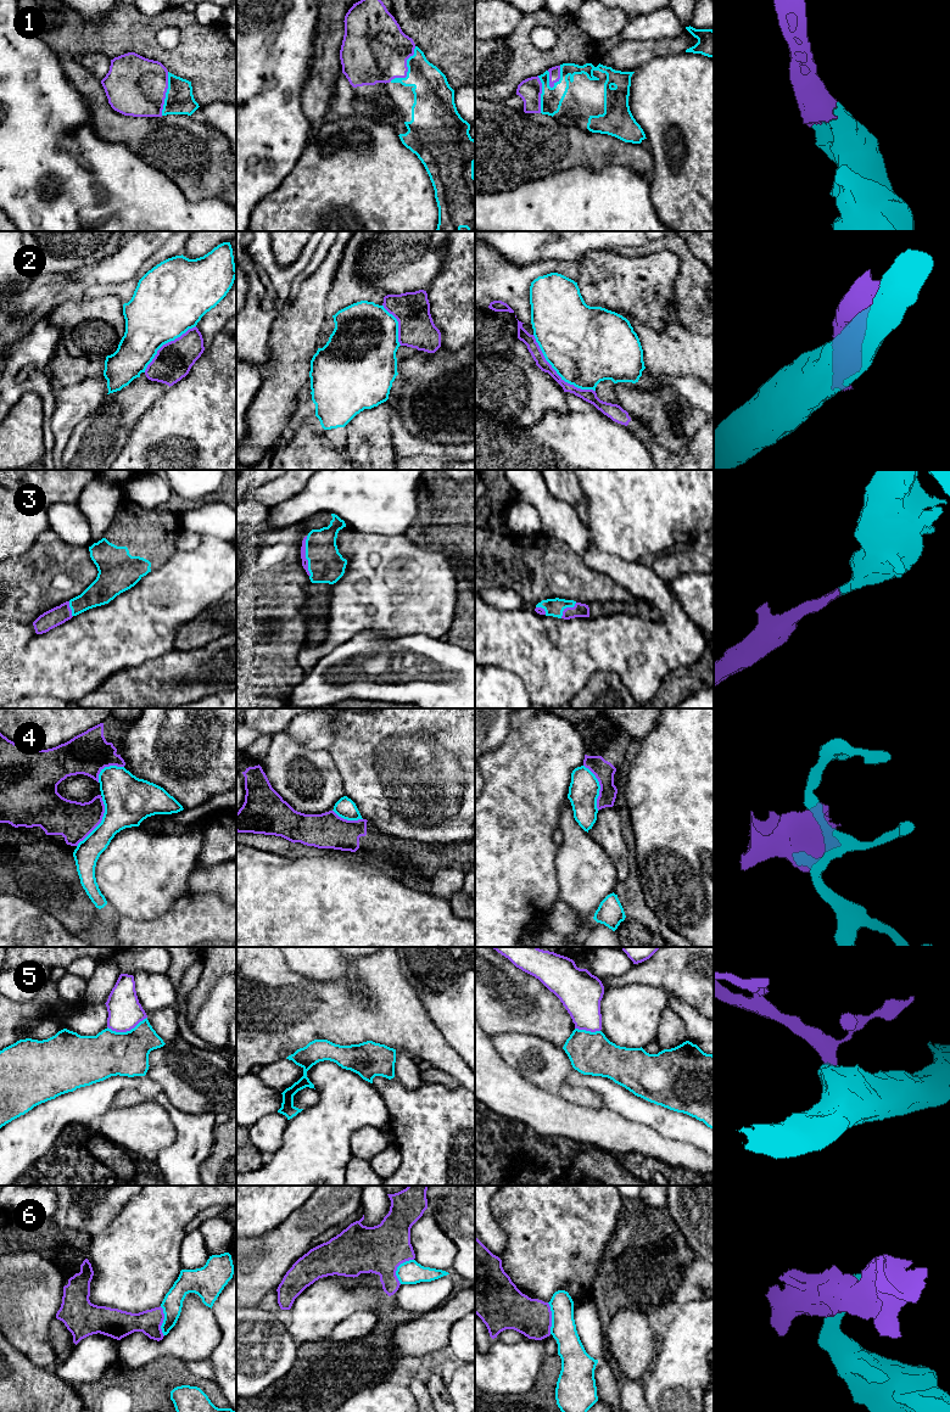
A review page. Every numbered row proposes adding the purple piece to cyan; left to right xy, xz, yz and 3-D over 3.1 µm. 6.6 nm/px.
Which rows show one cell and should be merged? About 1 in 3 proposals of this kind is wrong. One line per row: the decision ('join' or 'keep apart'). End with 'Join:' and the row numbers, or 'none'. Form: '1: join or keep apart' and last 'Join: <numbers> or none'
1: join
2: keep apart
3: join
4: keep apart
5: keep apart
6: keep apart
Join: 1, 3

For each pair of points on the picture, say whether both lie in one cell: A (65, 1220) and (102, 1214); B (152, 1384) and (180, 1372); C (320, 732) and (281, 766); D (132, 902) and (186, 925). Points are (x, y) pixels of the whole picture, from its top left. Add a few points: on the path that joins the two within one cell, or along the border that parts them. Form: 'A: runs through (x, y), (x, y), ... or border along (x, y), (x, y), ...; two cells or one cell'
A: runs through (74, 1220), (83, 1222), (93, 1219); one cell
B: runs through (160, 1377), (167, 1372), (173, 1372); one cell
C: border along (285, 729), (296, 741), (311, 749), (327, 750); two cells
D: border along (183, 895), (163, 913), (151, 919), (134, 920); two cells

